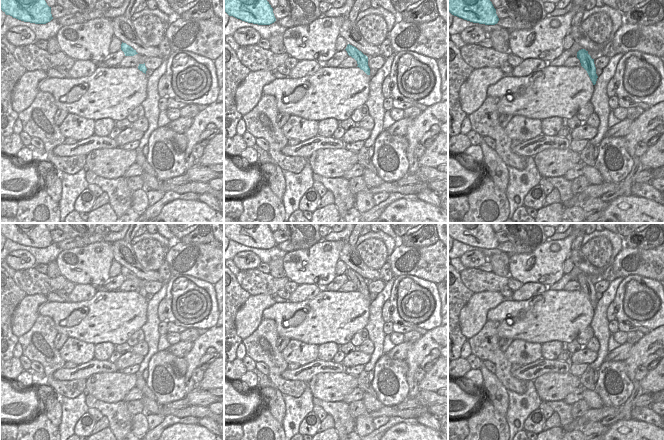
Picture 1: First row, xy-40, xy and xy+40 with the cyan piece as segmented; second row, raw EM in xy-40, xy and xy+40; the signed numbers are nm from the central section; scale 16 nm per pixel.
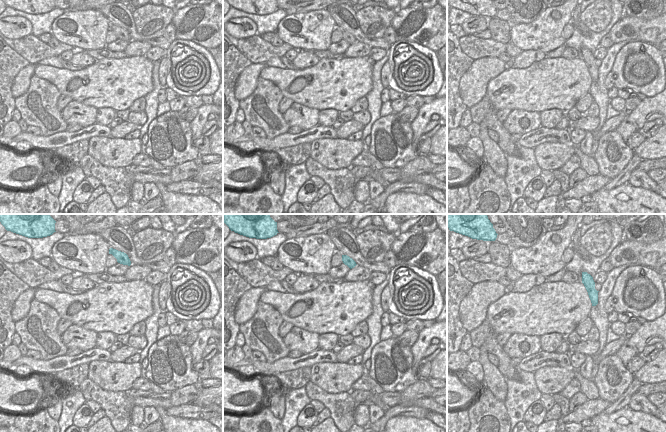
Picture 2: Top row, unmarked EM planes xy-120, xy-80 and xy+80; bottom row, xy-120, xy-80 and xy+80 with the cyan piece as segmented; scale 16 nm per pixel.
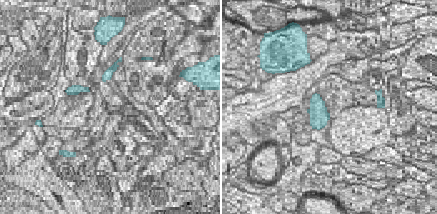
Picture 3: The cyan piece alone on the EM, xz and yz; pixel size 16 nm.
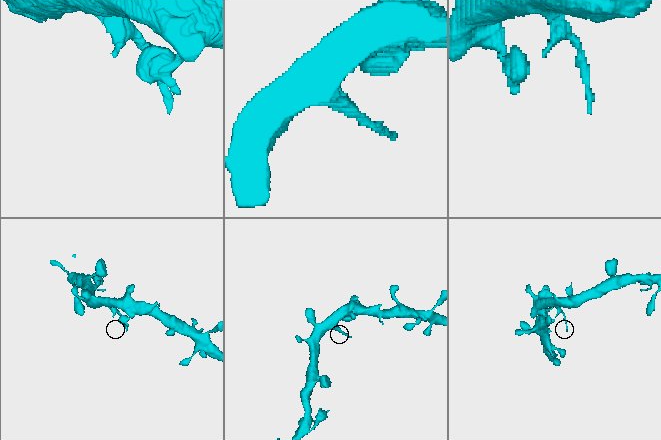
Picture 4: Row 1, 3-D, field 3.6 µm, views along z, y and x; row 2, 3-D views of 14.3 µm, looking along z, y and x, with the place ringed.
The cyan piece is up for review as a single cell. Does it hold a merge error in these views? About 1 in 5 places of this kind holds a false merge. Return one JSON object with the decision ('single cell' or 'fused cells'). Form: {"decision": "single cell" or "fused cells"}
{"decision": "single cell"}

